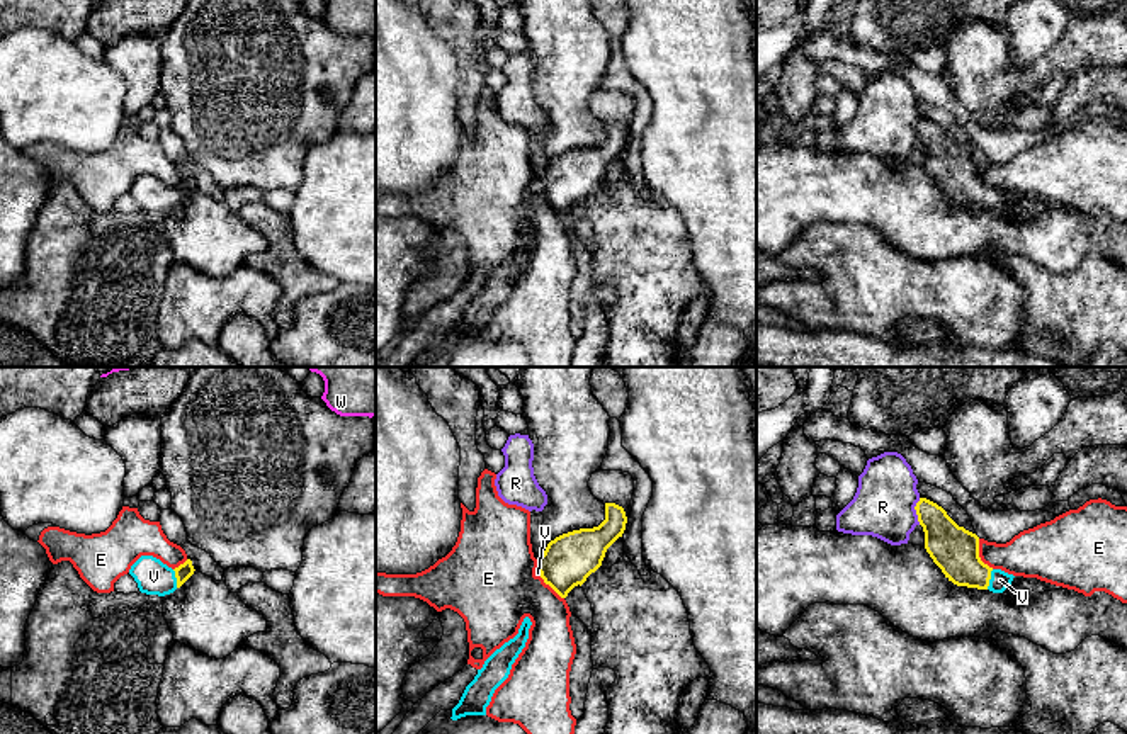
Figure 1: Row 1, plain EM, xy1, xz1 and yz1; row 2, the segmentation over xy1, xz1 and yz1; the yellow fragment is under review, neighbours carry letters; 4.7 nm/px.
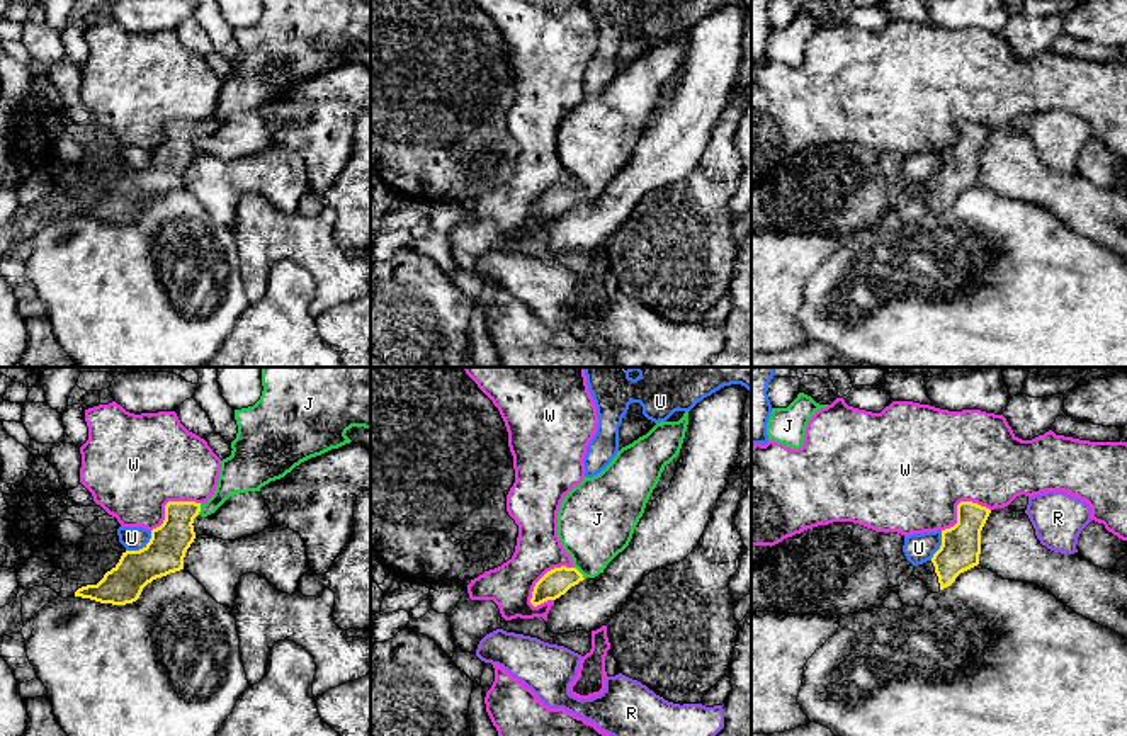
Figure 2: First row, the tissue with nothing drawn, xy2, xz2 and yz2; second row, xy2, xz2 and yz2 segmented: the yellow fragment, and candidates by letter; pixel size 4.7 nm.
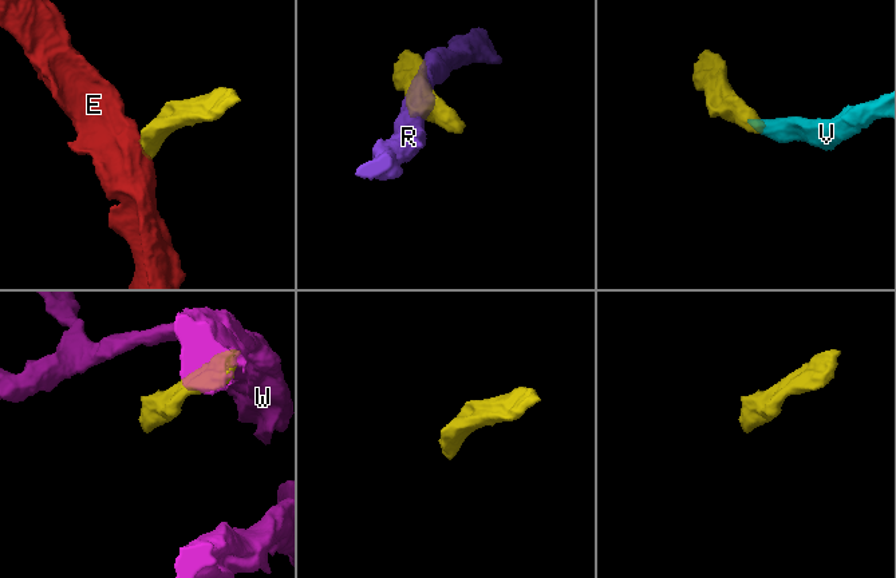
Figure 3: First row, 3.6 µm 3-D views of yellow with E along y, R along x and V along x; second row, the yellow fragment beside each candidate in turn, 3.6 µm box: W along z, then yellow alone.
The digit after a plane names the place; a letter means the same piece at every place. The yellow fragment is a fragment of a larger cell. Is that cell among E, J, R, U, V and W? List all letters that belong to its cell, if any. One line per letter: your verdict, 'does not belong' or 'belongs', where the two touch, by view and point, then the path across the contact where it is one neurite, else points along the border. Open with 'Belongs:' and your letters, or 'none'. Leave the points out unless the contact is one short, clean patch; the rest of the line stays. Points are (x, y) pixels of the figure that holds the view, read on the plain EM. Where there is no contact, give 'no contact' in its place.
Belongs: J, V
E: does not belong; meets yellow in yz1 at (978, 175); border along yz1 (978, 158), (978, 175), (993, 187)
J: belongs; meets yellow in xz2 at (580, 192); runs through xz2 (556, 201), (580, 192), (590, 177), (595, 143)
R: does not belong; meets yellow in yz1 at (917, 131)
U: does not belong; meets yellow in xy2 at (143, 167); border along xy2 (152, 150), (152, 157), (141, 167), (126, 170)
V: belongs; meets yellow in yz1 at (988, 199); runs through yz1 (956, 170), (988, 199), (1000, 199)
W: does not belong; meets yellow in xz2 at (544, 194); border along xz2 (571, 186), (551, 187), (536, 203), (529, 221)

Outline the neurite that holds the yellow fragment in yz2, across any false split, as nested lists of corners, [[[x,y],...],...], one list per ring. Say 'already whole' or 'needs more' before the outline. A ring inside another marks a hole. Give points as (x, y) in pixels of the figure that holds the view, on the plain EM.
already whole | [[[972,121],[957,124],[957,143],[942,150],[942,165],[932,177],[940,209],[950,206],[960,192],[979,184],[981,150],[989,133],[989,127]]]

